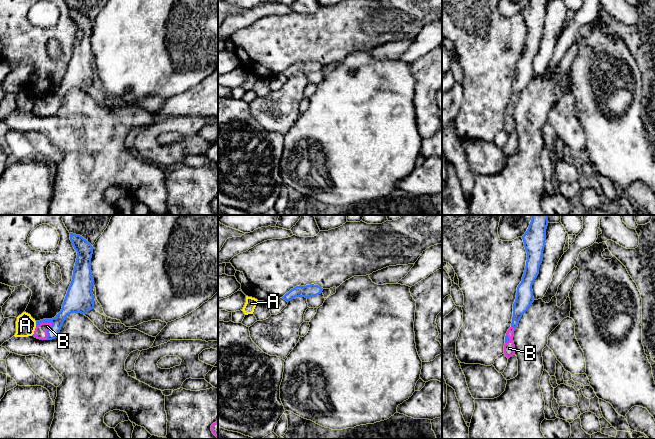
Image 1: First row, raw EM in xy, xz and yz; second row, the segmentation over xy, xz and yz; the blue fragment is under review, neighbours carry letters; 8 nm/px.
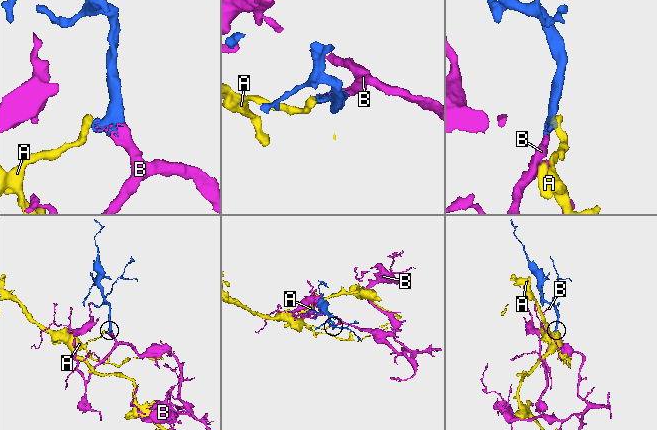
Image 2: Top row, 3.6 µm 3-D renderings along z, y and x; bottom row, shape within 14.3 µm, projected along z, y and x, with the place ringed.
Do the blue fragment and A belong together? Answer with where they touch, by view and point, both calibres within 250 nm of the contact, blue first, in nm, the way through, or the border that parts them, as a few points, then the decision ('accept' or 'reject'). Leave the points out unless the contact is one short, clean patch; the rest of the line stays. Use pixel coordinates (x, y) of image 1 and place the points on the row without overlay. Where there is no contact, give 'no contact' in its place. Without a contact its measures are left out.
contact xy (36, 100); calibres 90 and 160 nm; border xy (35, 97), (36, 102); reject

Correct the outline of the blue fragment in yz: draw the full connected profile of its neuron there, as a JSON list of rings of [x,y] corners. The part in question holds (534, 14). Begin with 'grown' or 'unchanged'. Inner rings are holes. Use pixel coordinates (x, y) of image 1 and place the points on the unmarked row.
grown | [[[530,0],[522,12],[527,28],[527,37],[522,57],[517,63],[511,103],[505,112],[504,130],[508,135],[515,130],[514,106],[522,91],[534,78],[532,61],[539,50],[539,43],[543,36],[547,2],[548,0]]]

